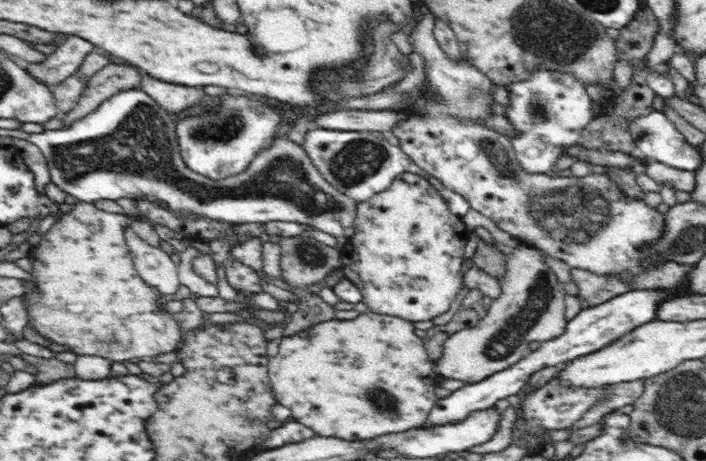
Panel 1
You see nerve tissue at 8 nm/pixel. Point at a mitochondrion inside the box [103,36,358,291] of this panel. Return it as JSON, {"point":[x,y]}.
{"point":[203,132]}

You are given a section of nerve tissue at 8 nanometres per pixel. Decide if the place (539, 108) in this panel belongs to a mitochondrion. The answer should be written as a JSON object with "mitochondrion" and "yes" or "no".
{"mitochondrion":"yes"}

